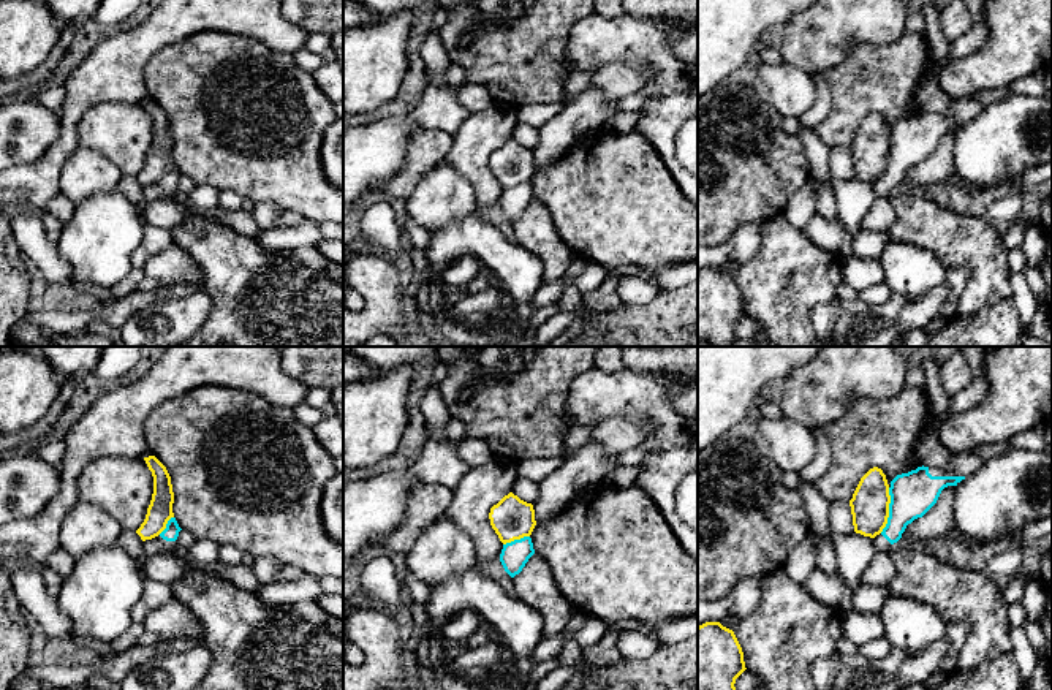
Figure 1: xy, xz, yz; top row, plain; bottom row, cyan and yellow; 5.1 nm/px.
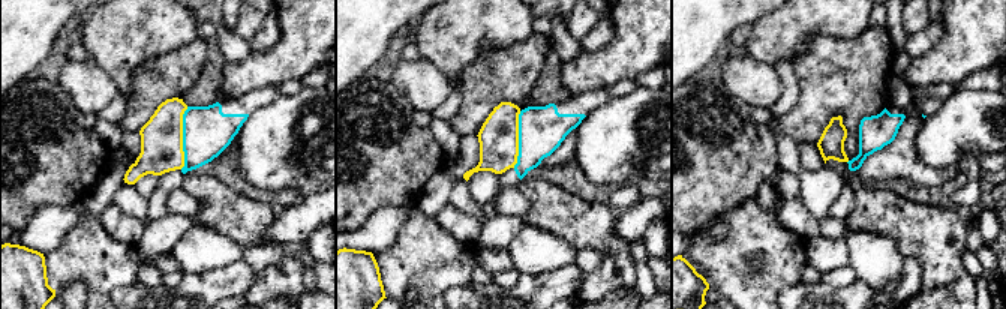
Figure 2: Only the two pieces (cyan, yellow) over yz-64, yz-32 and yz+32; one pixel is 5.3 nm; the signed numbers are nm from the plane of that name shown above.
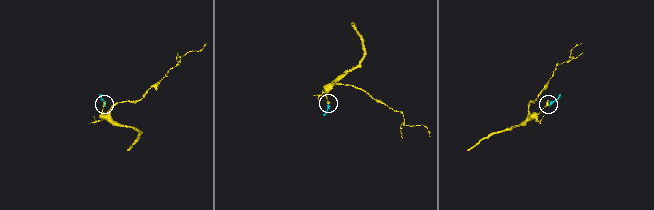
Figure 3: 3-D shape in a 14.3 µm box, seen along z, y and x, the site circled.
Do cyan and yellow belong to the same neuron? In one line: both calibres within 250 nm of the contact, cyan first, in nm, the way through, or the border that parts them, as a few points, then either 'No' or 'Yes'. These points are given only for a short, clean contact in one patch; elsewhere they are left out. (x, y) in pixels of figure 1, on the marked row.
Thickness 220 nm (cyan) against 190 nm. Boundary: yz (889, 488), (889, 516), (880, 532). No

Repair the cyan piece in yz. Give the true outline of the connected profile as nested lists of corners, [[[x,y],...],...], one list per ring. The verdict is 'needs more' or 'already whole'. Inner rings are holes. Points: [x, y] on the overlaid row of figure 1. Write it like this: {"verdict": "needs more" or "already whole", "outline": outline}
{"verdict": "needs more", "outline": [[[956,453],[944,467],[918,467],[897,475],[891,481],[889,518],[880,535],[873,538],[876,551],[889,548],[902,538],[906,525],[922,518],[938,500],[948,486],[957,486],[967,476],[976,473],[984,464],[978,453]]]}

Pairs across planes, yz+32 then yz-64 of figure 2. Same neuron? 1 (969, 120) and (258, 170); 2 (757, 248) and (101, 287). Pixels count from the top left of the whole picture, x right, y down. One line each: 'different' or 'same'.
1: same
2: same

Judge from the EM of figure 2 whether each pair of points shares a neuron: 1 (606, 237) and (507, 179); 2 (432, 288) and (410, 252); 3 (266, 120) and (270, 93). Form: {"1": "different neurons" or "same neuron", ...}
{"1": "different neurons", "2": "same neuron", "3": "different neurons"}

